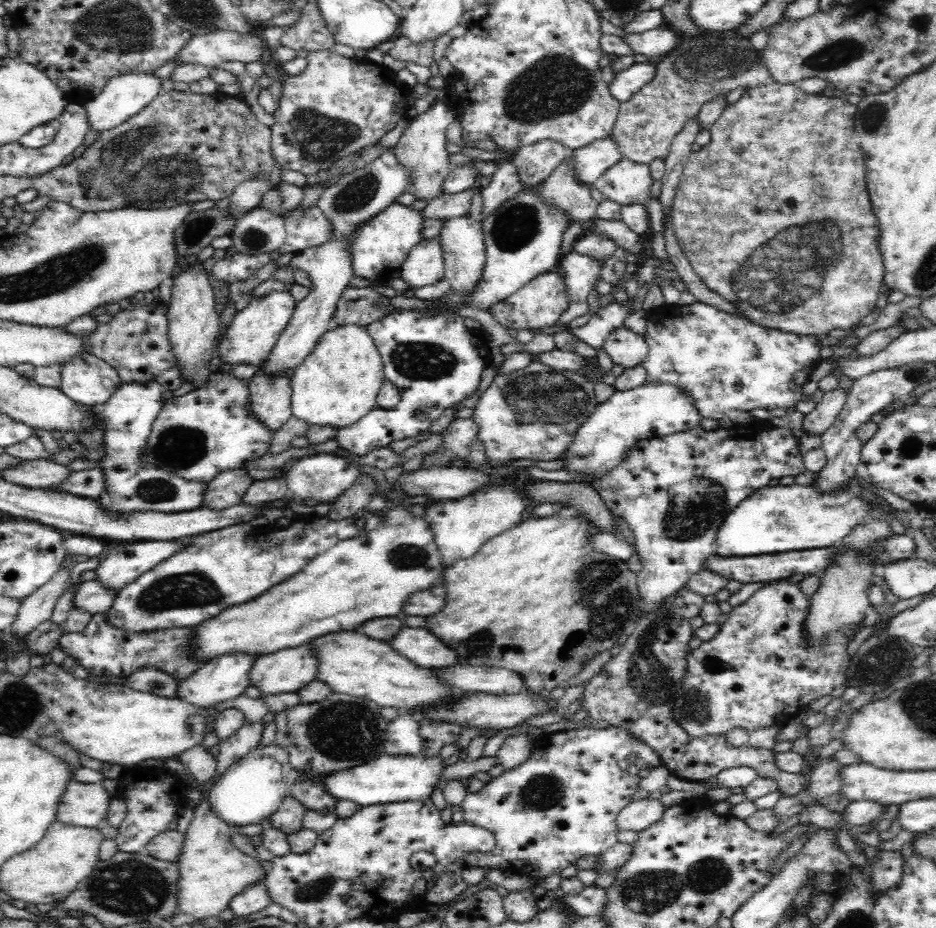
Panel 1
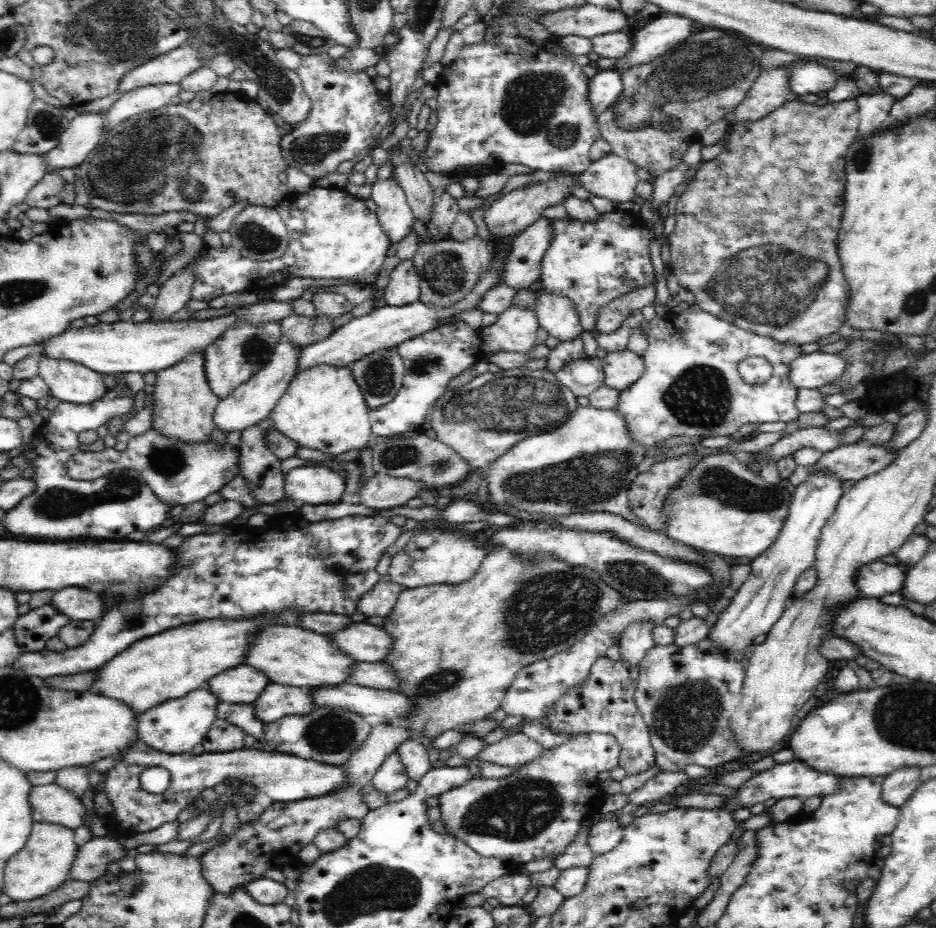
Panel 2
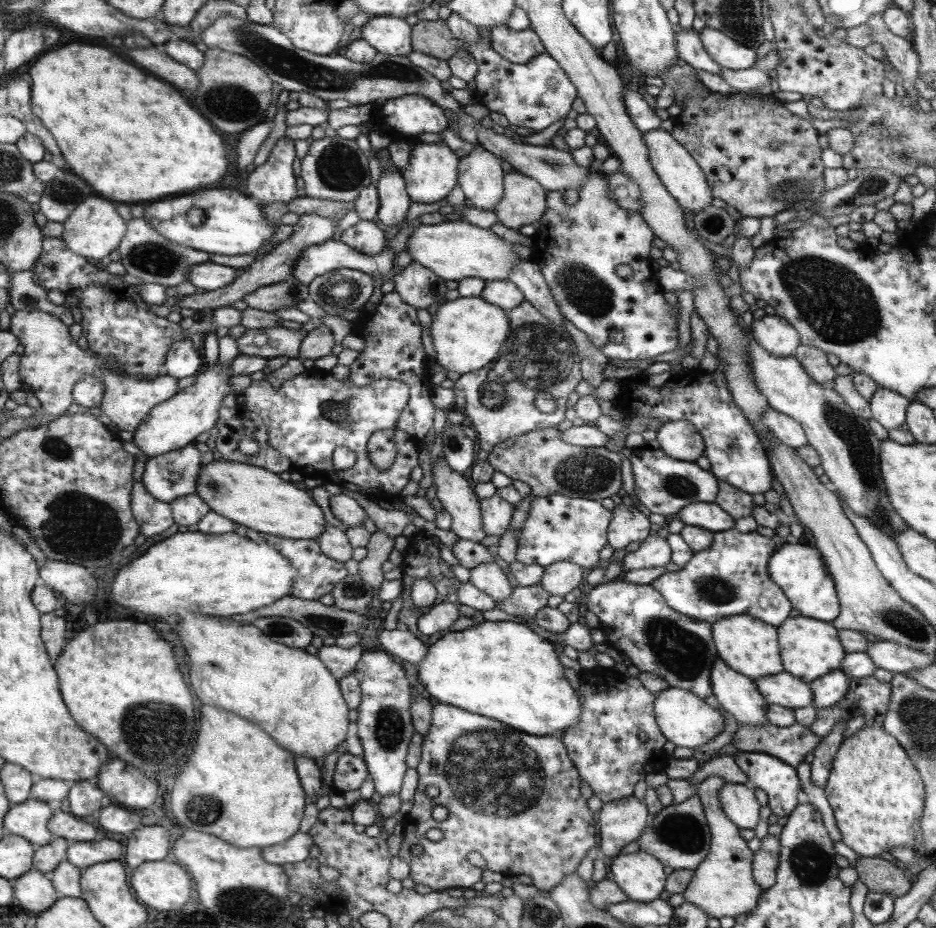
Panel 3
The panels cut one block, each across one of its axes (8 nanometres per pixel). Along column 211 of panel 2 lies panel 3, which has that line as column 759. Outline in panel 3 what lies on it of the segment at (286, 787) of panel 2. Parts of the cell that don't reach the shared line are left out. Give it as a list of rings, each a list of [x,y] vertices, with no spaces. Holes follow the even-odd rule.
[[[741,752],[735,756],[735,764],[744,772],[749,780],[749,784],[760,788],[767,795],[767,803],[771,809],[771,814],[777,819],[787,817],[796,807],[797,803],[802,801],[801,787],[795,769],[791,768],[785,761],[777,759],[777,757],[768,756],[767,753],[759,752]]]

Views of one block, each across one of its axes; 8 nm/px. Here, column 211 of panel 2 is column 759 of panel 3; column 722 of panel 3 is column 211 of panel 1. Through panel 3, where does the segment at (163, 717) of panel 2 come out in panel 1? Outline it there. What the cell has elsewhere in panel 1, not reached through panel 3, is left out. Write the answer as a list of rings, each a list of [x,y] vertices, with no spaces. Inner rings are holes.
[[[226,653],[224,656],[214,657],[206,664],[200,665],[190,677],[178,680],[175,698],[188,701],[190,705],[206,710],[232,700],[244,694],[246,688],[250,687],[250,666],[257,657],[256,654],[247,653]]]

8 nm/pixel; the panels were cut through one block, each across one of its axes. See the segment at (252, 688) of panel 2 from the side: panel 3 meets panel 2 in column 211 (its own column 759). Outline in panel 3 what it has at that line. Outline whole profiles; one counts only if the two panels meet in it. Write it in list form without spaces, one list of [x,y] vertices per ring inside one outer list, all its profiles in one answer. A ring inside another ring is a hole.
[[[784,671],[753,682],[767,705],[775,704],[793,710],[809,707],[815,699],[807,682]]]

